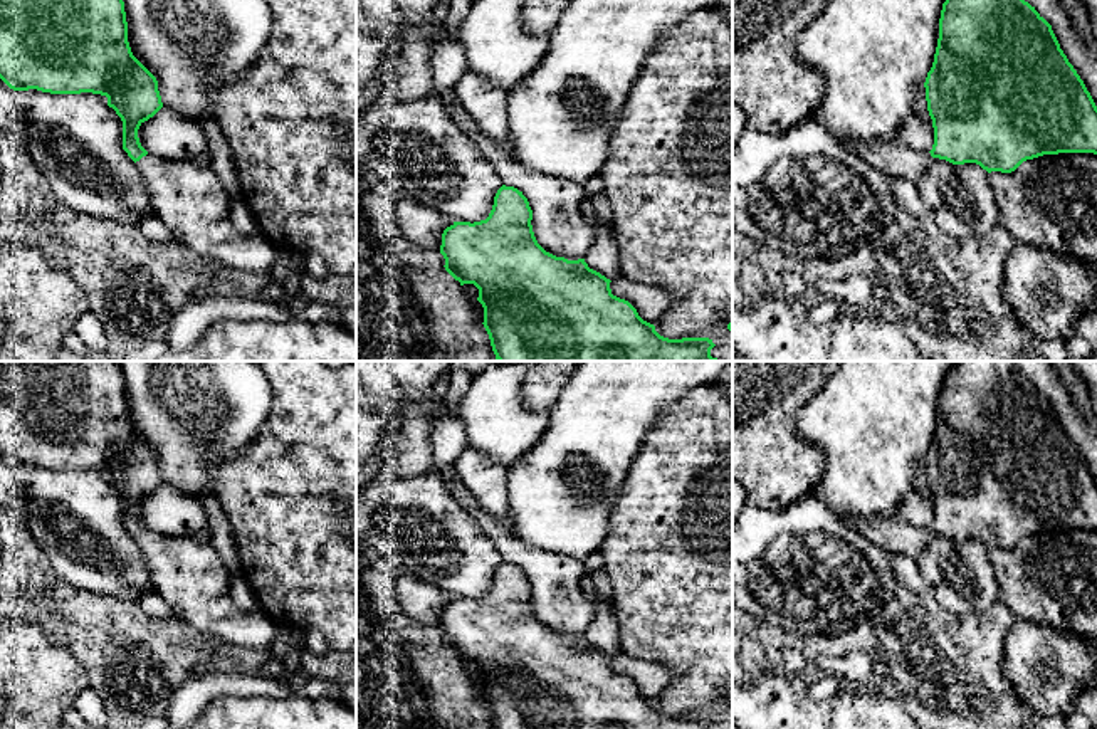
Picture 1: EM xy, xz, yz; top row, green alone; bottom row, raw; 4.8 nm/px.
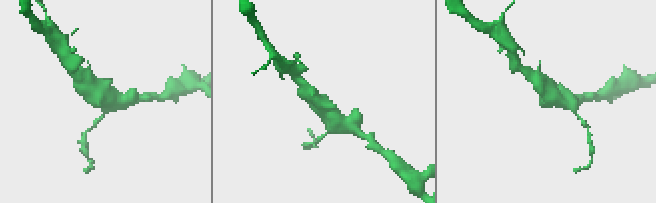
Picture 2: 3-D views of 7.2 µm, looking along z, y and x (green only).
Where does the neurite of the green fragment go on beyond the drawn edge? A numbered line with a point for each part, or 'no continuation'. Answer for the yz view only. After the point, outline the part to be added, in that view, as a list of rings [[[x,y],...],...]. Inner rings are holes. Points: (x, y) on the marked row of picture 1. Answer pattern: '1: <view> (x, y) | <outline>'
1: yz (891, 158) | [[[894,141],[842,143],[845,149],[857,155],[885,178],[909,180],[917,185],[932,156],[929,151],[914,151]]]

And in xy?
1: xy (190, 200) | [[[146,155],[139,170],[155,215],[175,240],[202,257],[272,275],[277,247],[264,235],[240,235],[230,222],[232,198],[212,166]]]

